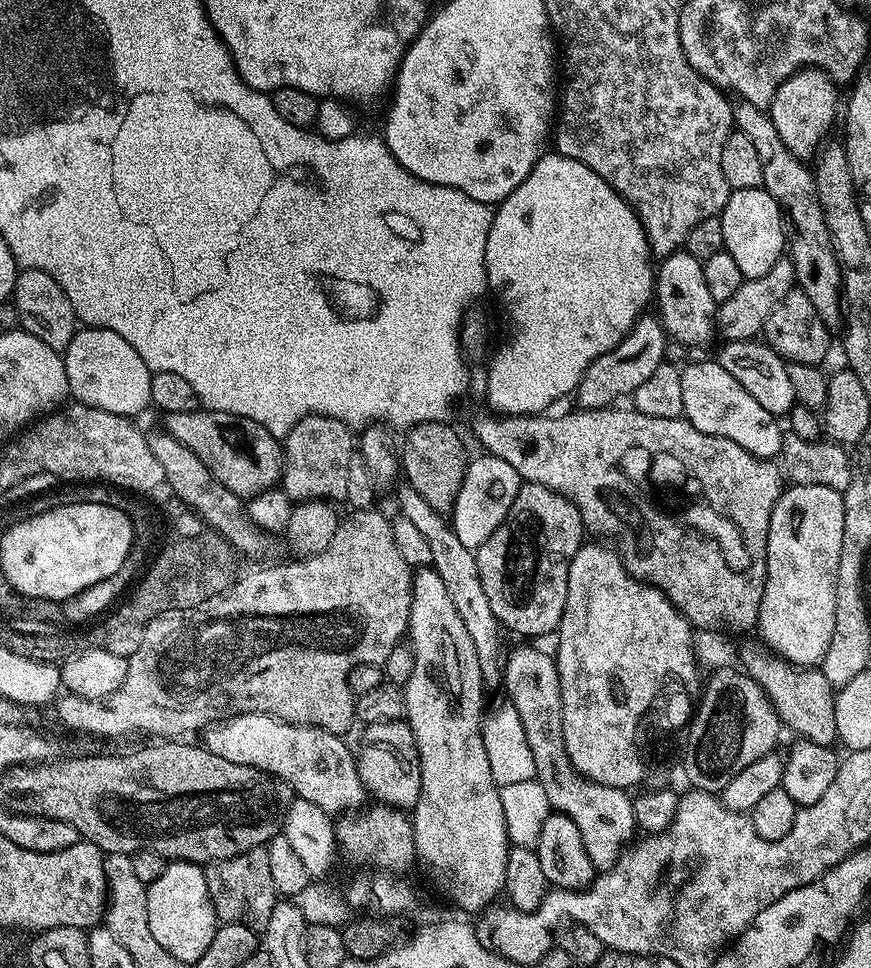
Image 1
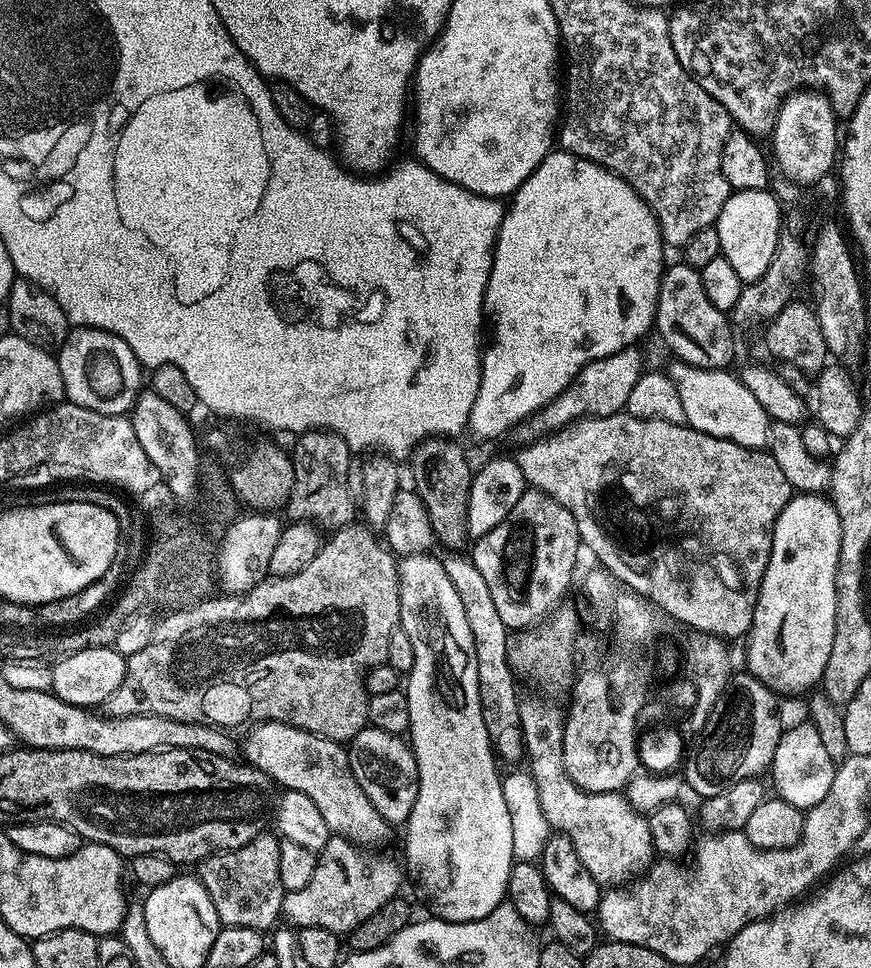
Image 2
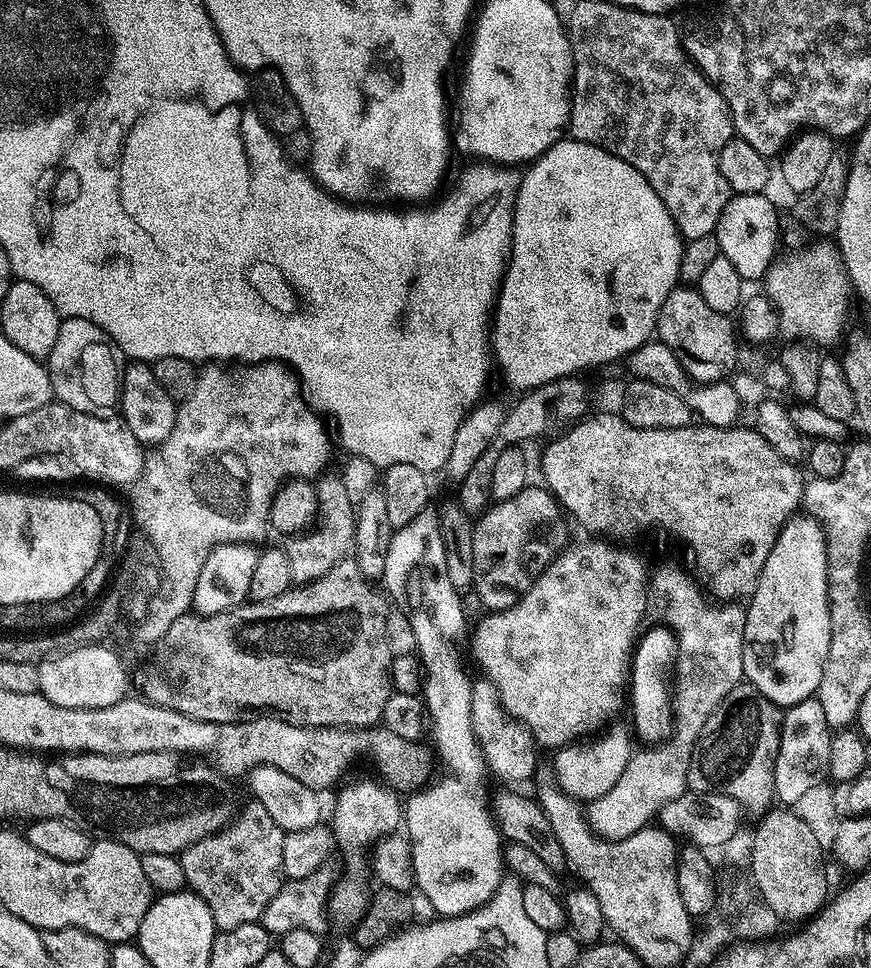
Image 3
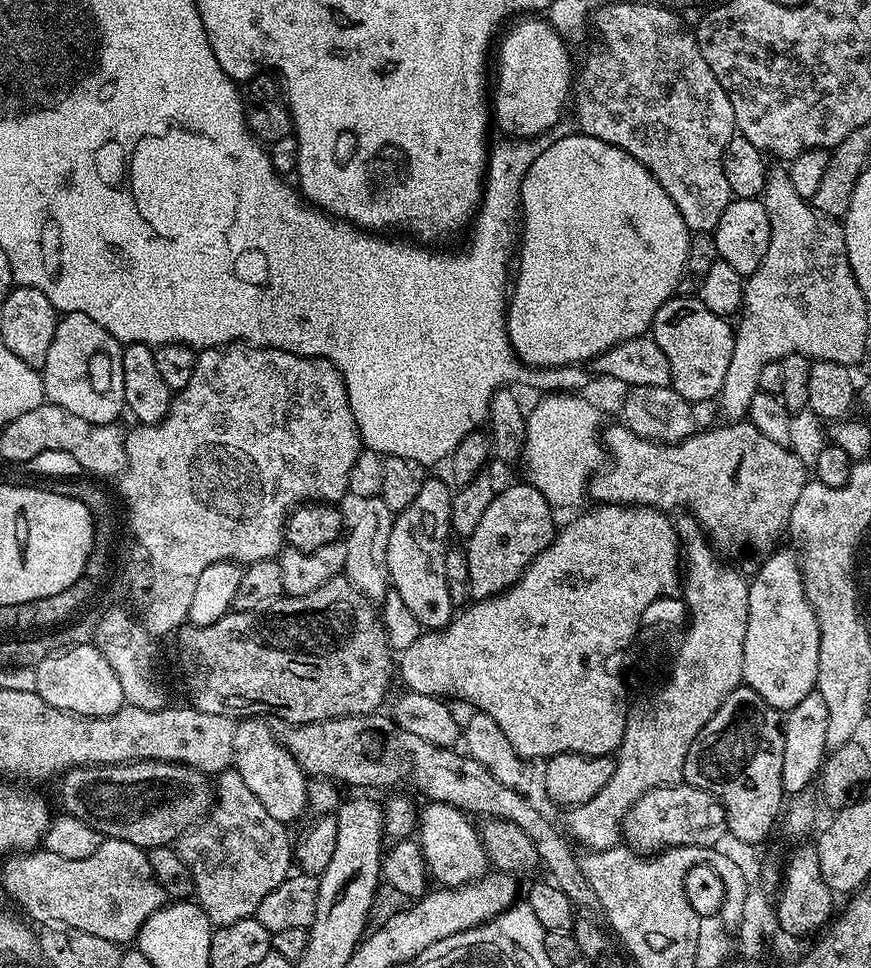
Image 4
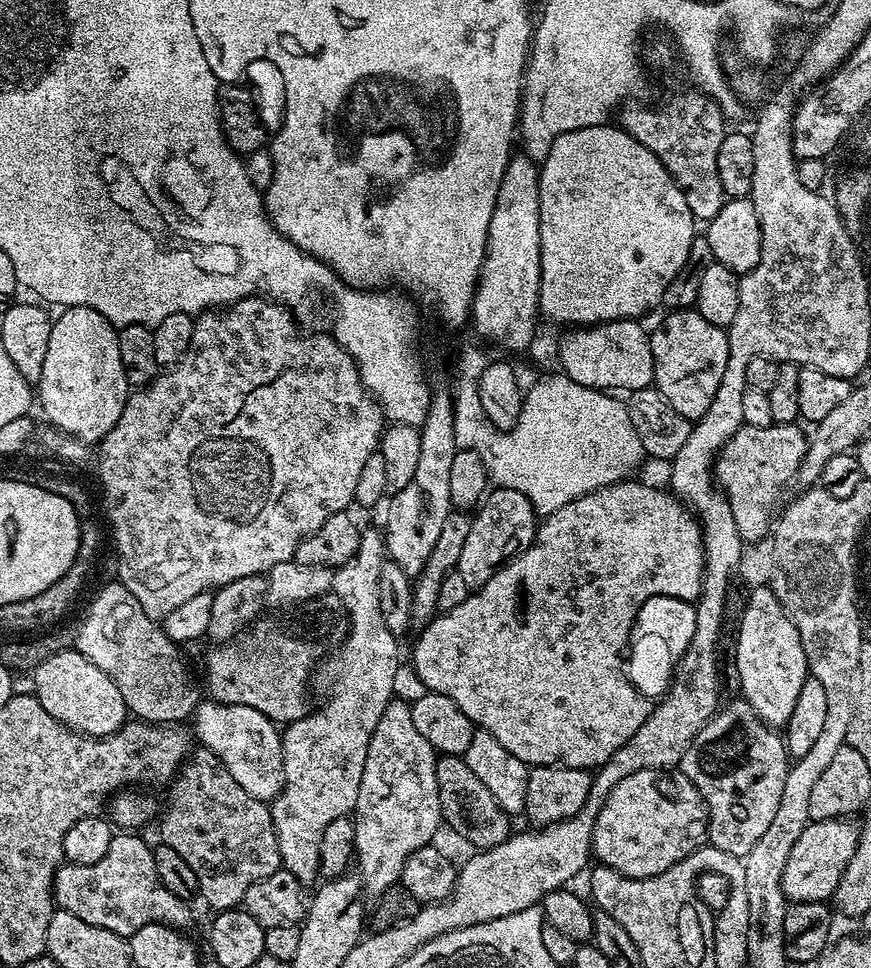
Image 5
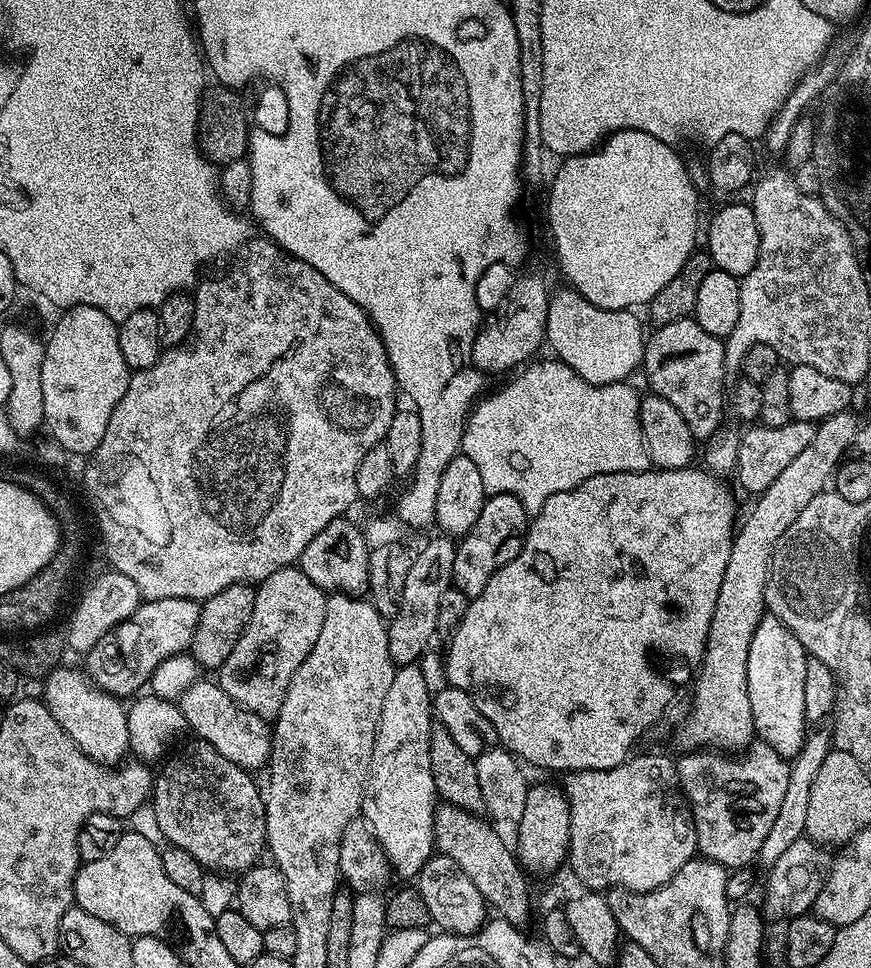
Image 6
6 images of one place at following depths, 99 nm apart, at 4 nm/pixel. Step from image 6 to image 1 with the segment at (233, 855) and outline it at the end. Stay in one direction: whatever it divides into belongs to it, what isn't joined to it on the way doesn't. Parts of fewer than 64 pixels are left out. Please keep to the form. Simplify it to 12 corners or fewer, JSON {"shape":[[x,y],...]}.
{"shape":[[267,847],[203,865],[217,921],[263,933],[278,899]]}

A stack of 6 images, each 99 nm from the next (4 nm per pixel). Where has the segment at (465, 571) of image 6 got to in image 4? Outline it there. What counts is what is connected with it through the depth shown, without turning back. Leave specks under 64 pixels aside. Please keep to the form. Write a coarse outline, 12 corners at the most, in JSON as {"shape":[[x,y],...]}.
{"shape":[[532,483],[497,491],[466,540],[476,600],[513,588],[558,531]]}

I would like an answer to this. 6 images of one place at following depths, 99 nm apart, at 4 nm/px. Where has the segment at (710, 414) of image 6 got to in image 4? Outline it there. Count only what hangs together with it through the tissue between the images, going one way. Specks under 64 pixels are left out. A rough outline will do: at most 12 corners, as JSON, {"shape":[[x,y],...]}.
{"shape":[[696,294],[654,314],[675,392],[715,401],[734,354],[733,325]]}

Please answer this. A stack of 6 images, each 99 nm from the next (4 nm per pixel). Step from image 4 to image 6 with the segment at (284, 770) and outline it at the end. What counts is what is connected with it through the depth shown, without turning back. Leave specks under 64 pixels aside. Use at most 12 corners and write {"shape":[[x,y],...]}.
{"shape":[[199,678],[178,699],[187,731],[239,768],[269,763],[269,721]]}

